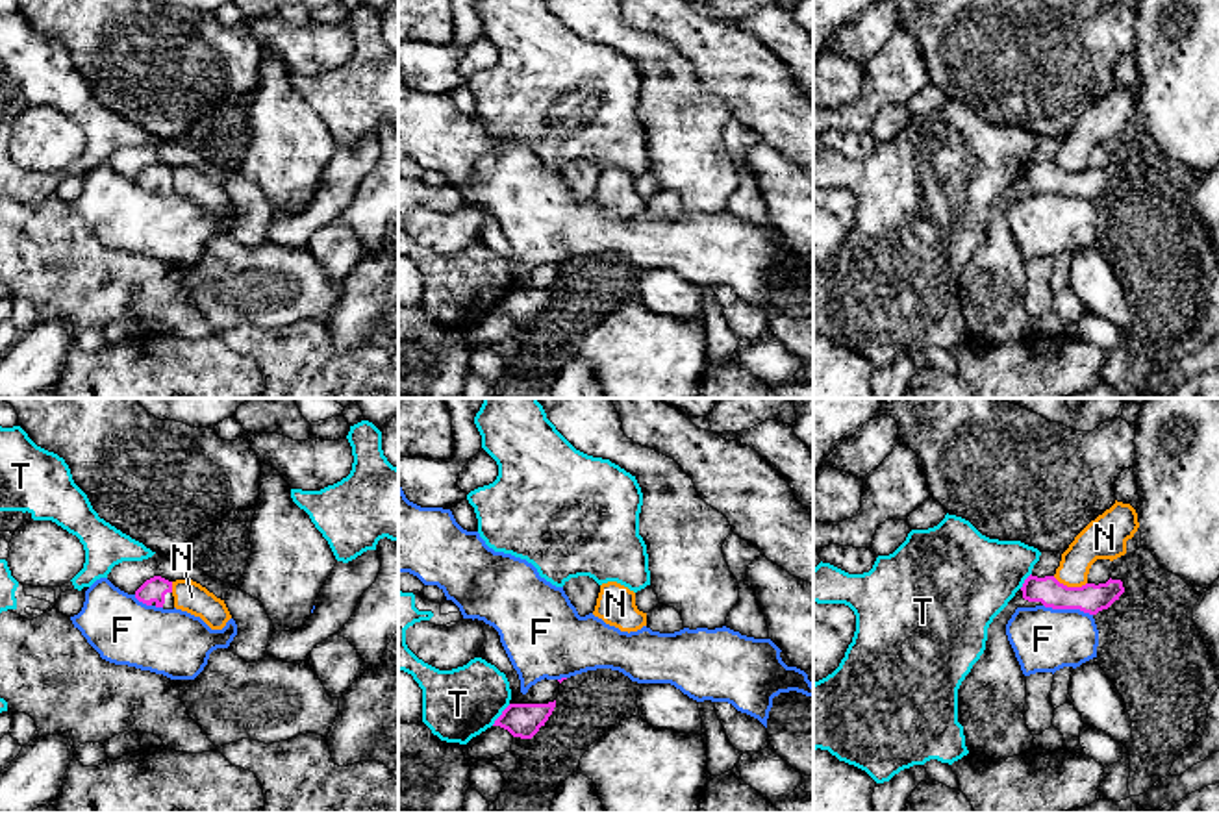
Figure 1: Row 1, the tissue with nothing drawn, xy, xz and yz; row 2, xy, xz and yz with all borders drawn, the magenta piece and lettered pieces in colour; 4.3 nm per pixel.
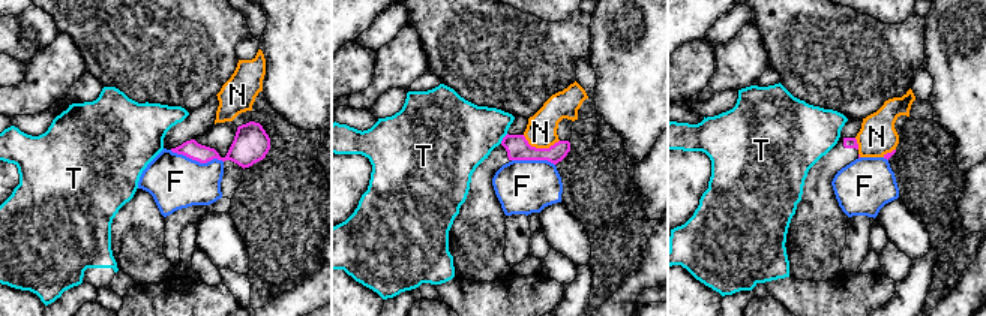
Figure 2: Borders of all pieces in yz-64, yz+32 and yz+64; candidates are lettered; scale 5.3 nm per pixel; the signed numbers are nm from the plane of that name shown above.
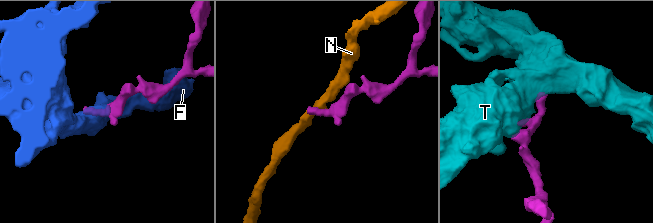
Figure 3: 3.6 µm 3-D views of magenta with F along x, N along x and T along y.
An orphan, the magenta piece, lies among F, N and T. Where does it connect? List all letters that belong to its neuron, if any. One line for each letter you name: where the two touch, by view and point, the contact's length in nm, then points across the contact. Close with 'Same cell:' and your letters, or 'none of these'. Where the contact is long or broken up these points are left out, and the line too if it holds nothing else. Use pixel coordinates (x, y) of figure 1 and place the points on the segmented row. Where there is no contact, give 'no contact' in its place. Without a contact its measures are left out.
Same cell: none of these

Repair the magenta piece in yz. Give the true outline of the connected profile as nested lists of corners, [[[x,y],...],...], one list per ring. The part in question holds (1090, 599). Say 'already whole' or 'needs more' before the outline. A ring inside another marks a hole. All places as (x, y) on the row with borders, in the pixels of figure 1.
needs more; [[[1028,576],[987,628],[986,650],[958,689],[958,722],[969,754],[1008,759],[1034,748],[1024,720],[1026,676],[1006,635],[1017,607],[1045,606],[1097,615],[1125,593],[1121,580],[1067,587],[1054,576]]]

